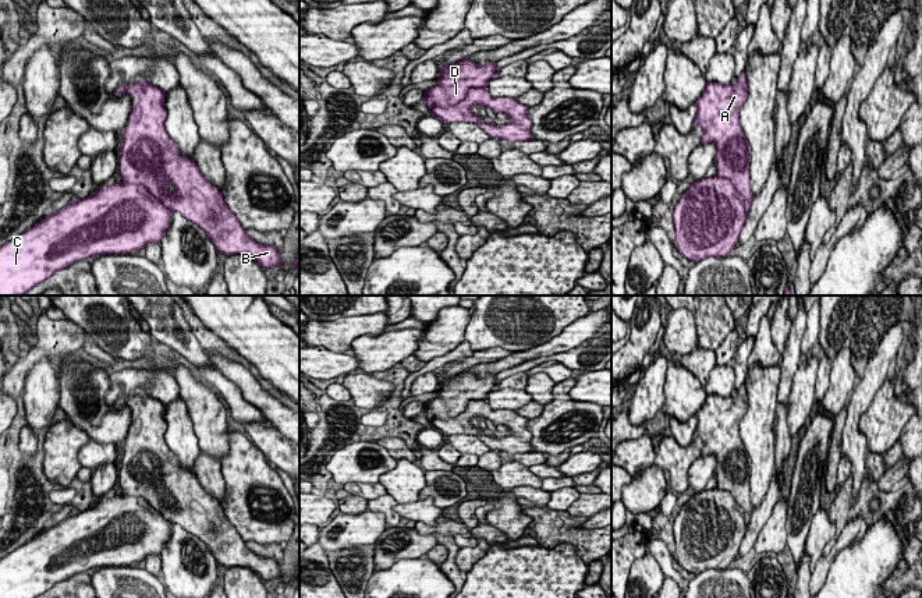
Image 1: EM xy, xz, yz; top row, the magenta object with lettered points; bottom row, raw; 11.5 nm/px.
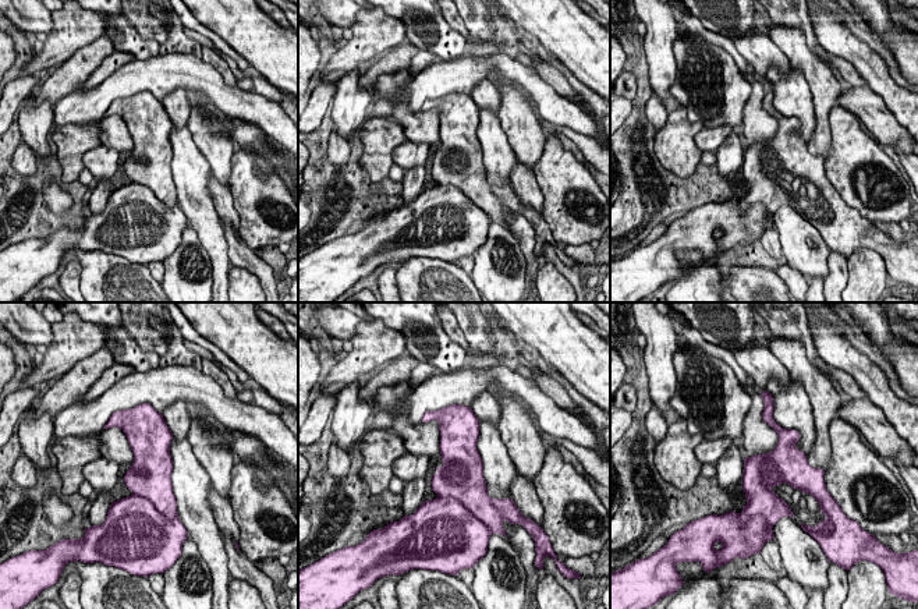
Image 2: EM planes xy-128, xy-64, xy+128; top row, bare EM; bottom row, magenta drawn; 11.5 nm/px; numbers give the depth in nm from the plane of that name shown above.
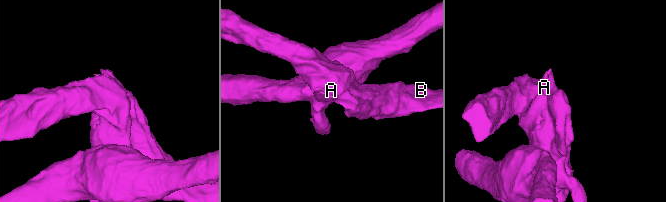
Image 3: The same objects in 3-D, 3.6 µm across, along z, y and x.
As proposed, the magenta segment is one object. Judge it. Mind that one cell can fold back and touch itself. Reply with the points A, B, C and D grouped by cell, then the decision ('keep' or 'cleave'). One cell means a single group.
A B / C D; cleave

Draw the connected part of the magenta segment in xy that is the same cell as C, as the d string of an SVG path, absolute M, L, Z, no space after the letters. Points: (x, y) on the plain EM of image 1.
M116 495L49 526L25 545L0 559L0 598L36 598L71 576L104 566L130 566L160 555L173 523L145 498Z

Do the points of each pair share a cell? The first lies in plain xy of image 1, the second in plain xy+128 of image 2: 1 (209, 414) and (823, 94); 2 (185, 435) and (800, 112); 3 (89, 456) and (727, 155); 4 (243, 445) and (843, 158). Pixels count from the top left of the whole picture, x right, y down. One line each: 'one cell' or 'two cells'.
1: one cell
2: one cell
3: two cells
4: one cell

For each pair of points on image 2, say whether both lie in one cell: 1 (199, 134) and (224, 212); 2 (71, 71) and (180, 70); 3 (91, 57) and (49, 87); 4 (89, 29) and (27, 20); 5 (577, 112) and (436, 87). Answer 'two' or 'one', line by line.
1: one
2: two
3: one
4: two
5: one

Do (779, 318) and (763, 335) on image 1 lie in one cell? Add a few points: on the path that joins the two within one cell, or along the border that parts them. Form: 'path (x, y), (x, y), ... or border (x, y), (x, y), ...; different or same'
border (770, 322), (770, 335), (779, 358); different

